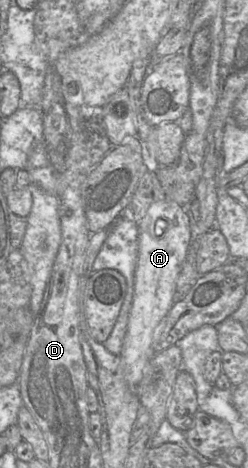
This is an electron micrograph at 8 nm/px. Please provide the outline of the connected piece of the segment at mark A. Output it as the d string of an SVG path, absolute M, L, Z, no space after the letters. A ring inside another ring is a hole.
M167 197L166 200L155 202L149 207L138 229L138 259L133 301L120 353L125 378L135 390L150 360L155 355L152 342L154 330L176 301L177 279L191 244L189 216L184 212L183 207L168 200ZM159 219L167 224L167 229L162 237L154 238L153 229Z

